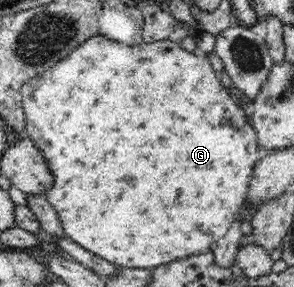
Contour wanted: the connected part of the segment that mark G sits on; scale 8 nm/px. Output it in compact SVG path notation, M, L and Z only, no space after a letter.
M93 35L53 67L27 78L21 95L27 135L43 151L42 155L53 175L53 187L44 195L59 215L67 237L87 251L121 268L152 269L209 252L211 243L221 239L240 217L240 210L249 195L254 169L263 154L258 145L256 130L247 122L247 112L237 105L237 99L221 84L207 56L197 56L169 40L153 43L142 41L139 45L129 46L102 35Z

